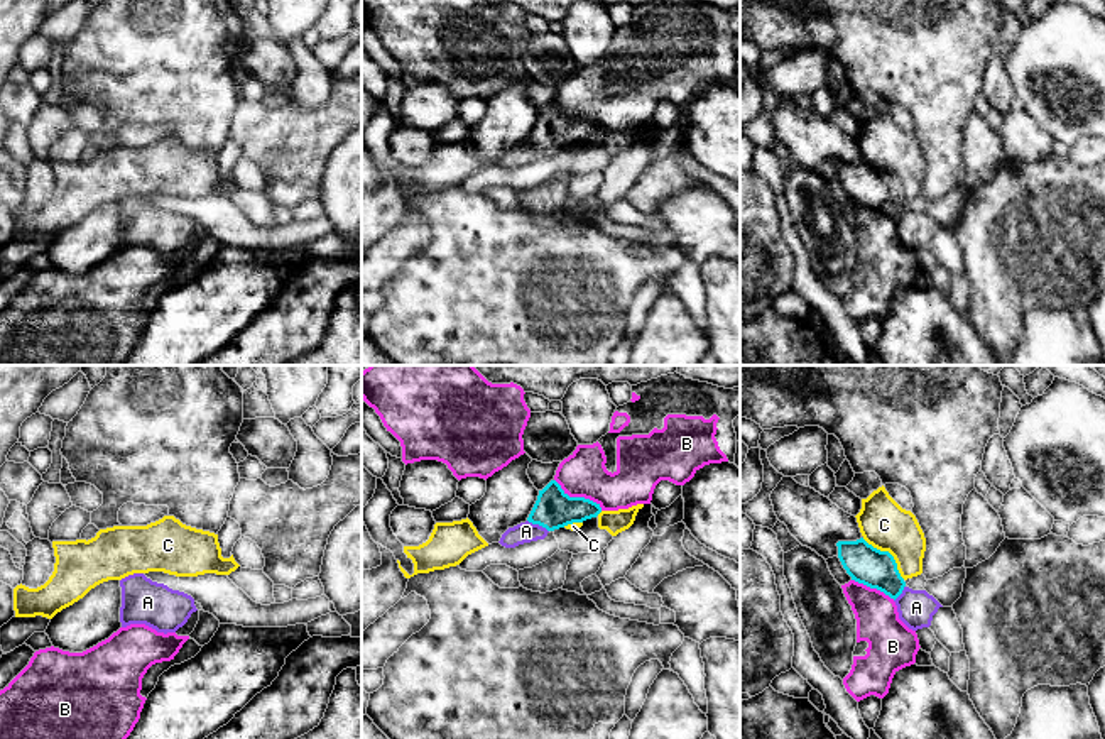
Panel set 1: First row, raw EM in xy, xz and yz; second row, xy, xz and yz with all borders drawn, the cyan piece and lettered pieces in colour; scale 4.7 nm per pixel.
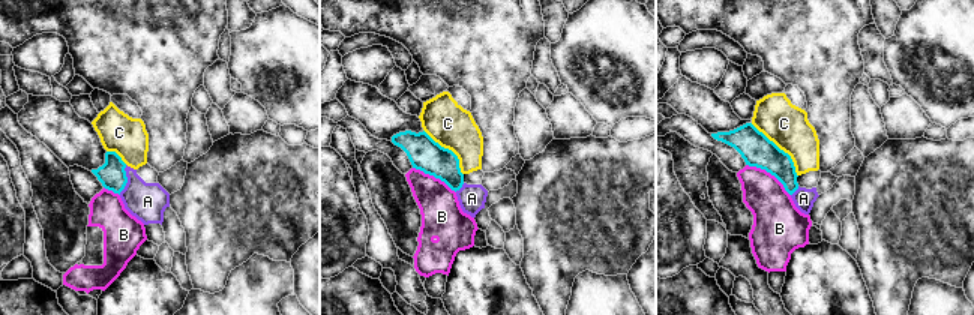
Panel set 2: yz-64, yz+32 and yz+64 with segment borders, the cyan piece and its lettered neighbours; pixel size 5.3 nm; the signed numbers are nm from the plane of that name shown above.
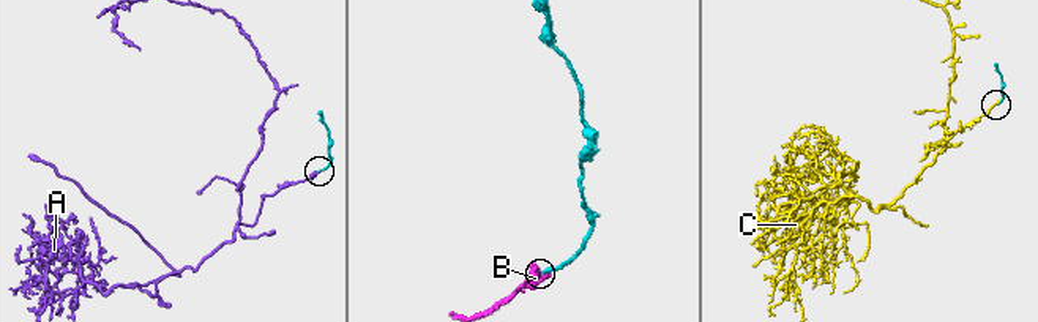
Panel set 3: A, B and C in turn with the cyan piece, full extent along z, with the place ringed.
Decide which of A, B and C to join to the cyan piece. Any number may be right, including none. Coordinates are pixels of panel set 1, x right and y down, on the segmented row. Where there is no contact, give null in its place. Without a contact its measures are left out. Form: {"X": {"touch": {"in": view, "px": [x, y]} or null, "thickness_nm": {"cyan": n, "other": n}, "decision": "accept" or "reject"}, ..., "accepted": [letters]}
{"A": {"touch": {"in": "xz", "px": [538, 523]}, "thickness_nm": {"cyan": 190, "other": 100}, "decision": "accept"}, "B": {"touch": {"in": "xz", "px": [578, 498]}, "thickness_nm": {"cyan": 190, "other": 220}, "decision": "reject"}, "C": {"touch": {"in": "yz", "px": [889, 553]}, "thickness_nm": {"cyan": 180, "other": 240}, "decision": "reject"}, "accepted": ["A"]}

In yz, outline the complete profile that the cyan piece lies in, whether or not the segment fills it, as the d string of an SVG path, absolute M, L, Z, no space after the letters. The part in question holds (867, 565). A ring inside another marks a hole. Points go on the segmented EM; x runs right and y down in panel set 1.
M863 538L838 541L836 546L838 558L852 580L889 595L897 605L899 619L909 629L931 626L933 616L943 605L926 590L909 588L889 551L874 548Z

